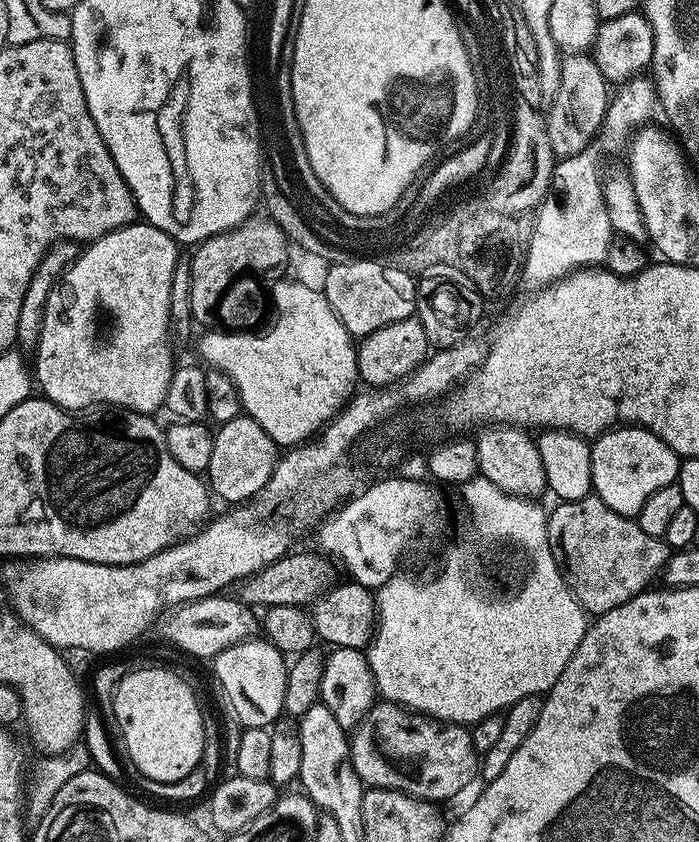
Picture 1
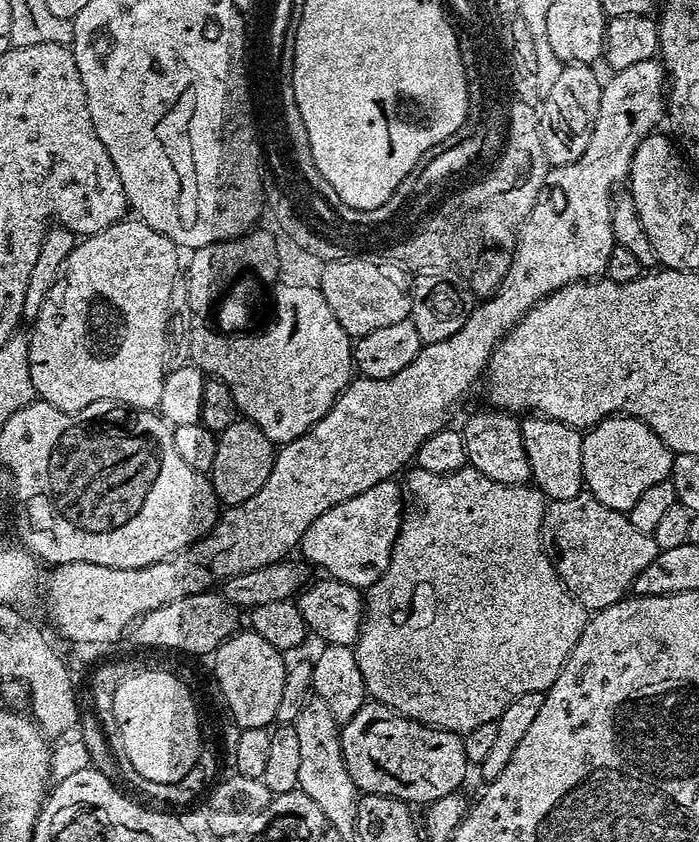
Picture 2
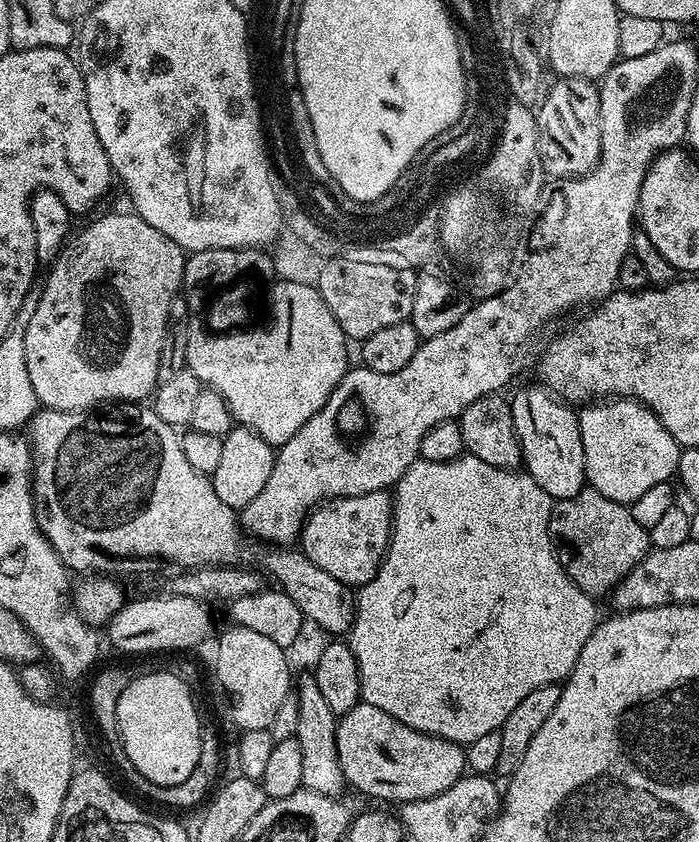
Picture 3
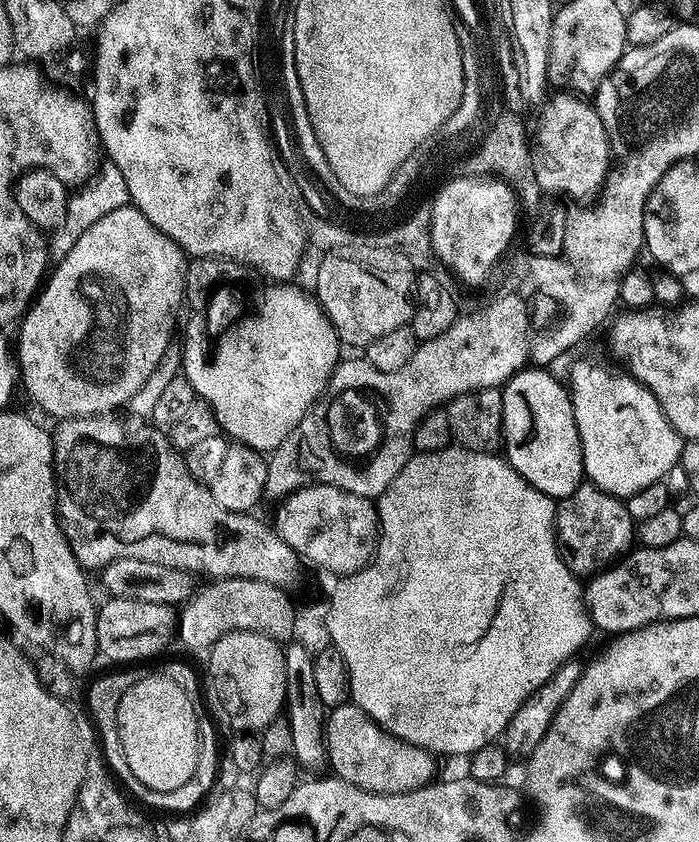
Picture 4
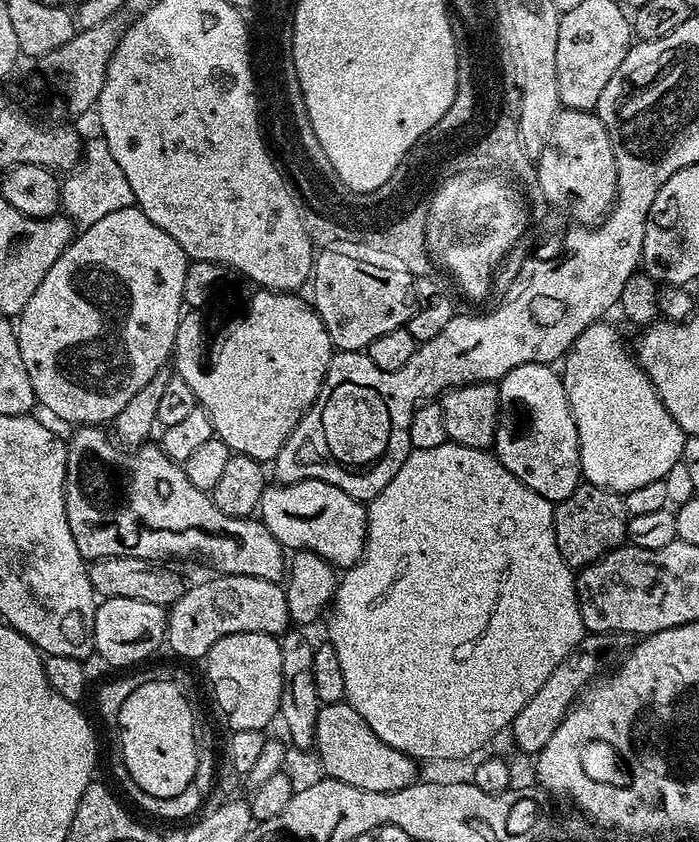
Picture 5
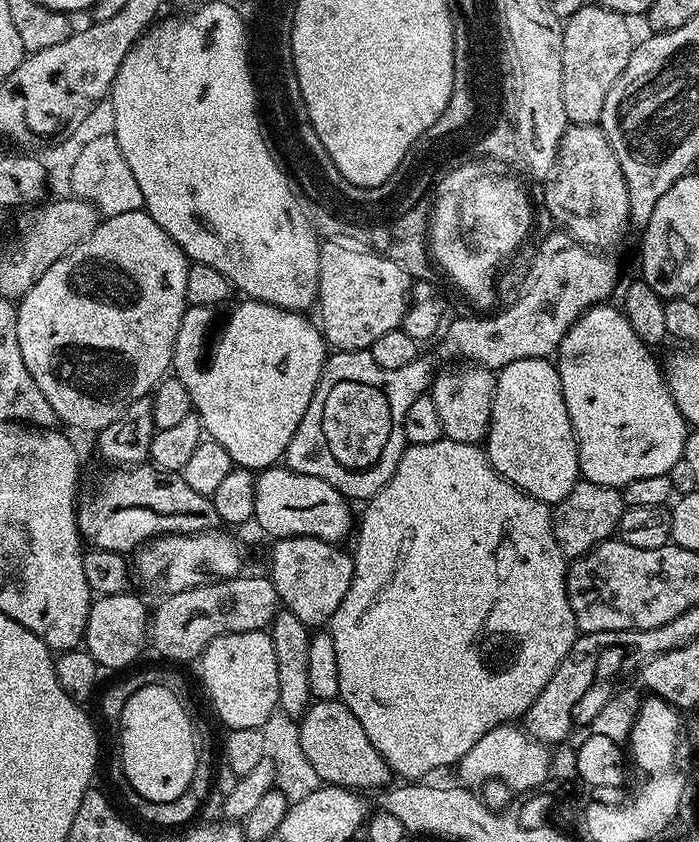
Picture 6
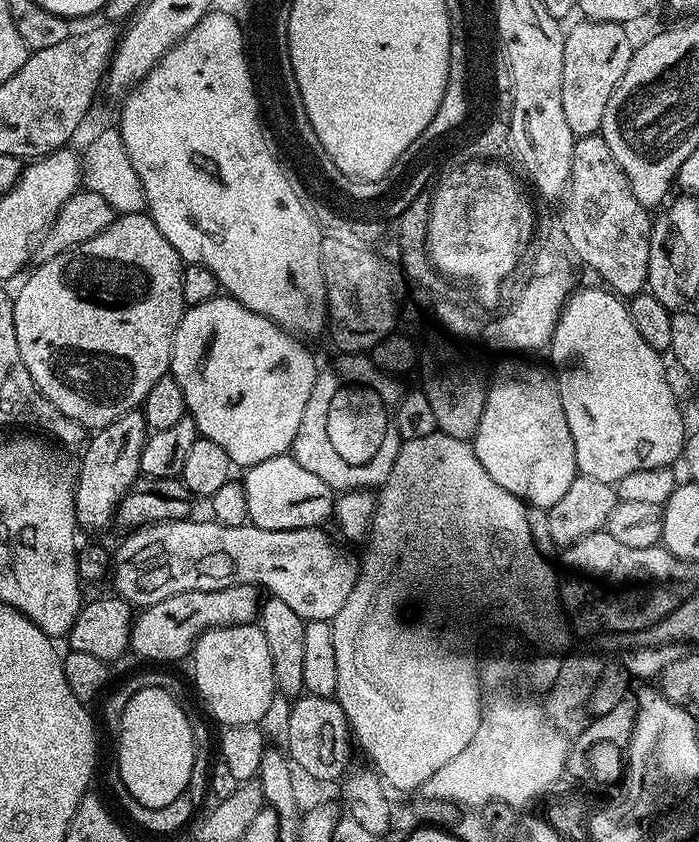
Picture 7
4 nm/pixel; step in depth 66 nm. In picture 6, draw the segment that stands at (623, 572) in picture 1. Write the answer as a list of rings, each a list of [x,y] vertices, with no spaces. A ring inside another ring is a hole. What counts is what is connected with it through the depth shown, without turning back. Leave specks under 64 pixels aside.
[[[586,479],[577,480],[576,484],[552,508],[552,529],[554,538],[569,561],[586,555],[591,548],[596,548],[604,540],[616,536],[616,527],[625,510],[624,493],[619,488],[607,488]]]

